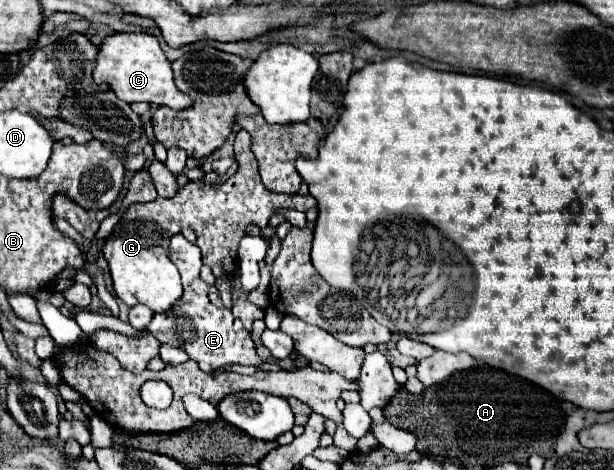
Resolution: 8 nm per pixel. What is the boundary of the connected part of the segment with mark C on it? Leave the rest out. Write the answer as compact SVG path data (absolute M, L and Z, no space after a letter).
M117 32L107 36L99 46L93 80L97 84L107 84L117 94L117 98L127 104L149 102L169 106L173 110L185 110L191 106L191 98L181 94L173 82L171 62L165 58L159 40L147 32Z

